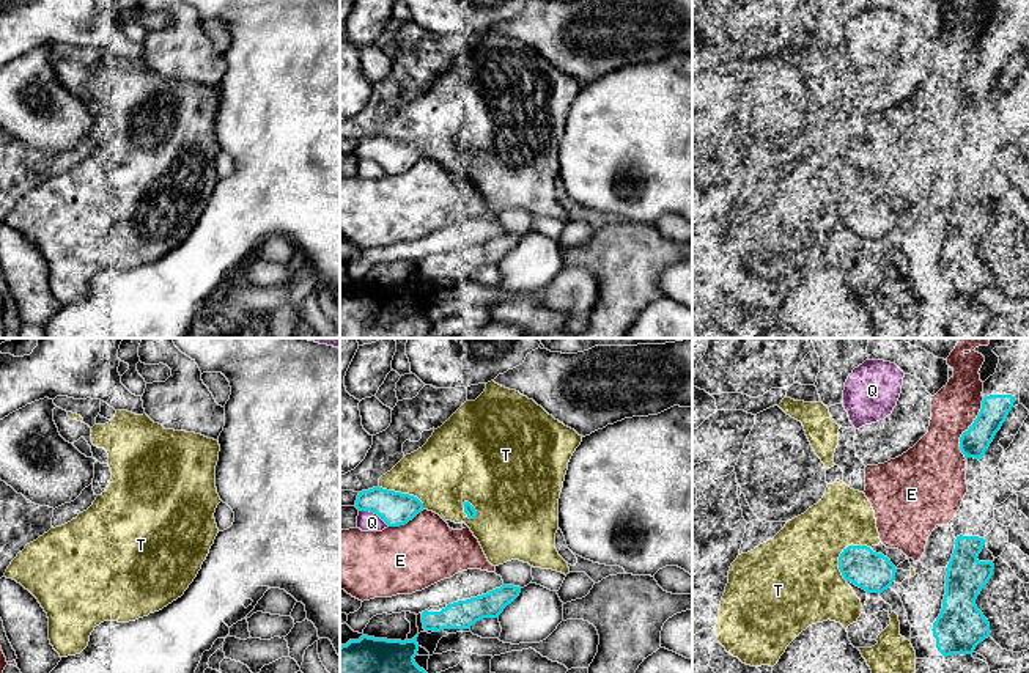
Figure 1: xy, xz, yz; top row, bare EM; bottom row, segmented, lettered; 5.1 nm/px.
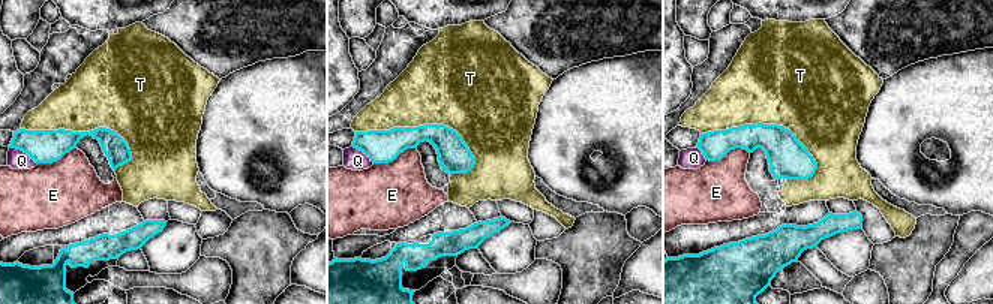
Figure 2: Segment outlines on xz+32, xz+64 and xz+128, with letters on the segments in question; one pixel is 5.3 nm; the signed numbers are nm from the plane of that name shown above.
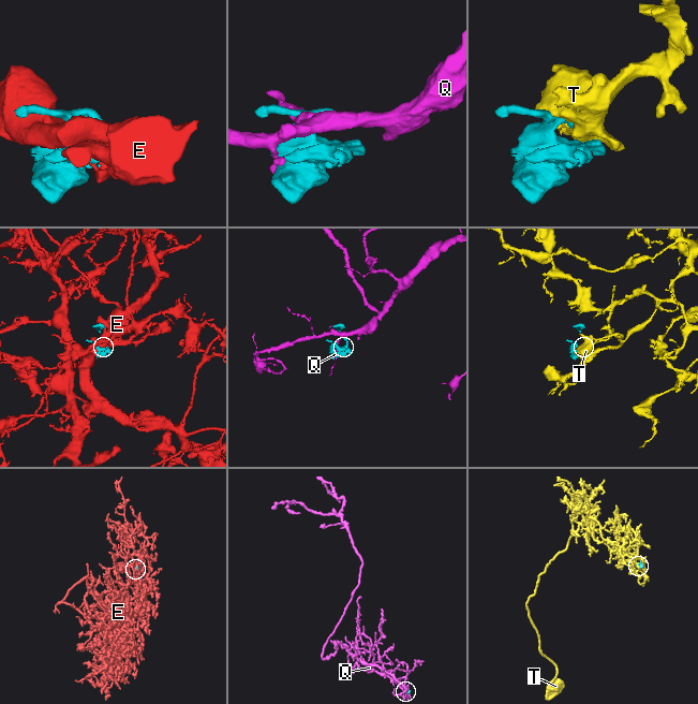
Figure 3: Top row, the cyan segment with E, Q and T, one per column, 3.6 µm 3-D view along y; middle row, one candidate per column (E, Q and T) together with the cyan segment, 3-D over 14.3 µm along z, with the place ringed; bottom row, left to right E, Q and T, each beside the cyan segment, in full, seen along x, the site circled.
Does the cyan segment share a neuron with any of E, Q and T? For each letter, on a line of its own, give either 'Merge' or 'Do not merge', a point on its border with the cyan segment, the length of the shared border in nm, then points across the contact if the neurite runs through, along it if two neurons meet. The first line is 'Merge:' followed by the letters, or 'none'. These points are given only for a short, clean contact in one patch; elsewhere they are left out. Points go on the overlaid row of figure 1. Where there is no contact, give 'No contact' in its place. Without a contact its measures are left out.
Merge: T
E: Do not merge. Touches cyan at yz (969, 428). Shared border 340 nm
Q: Do not merge. Touches cyan at xz (375, 513). Shared border 180 nm
T: Merge. Touches cyan at yz (840, 554). Shared border 220 nm

